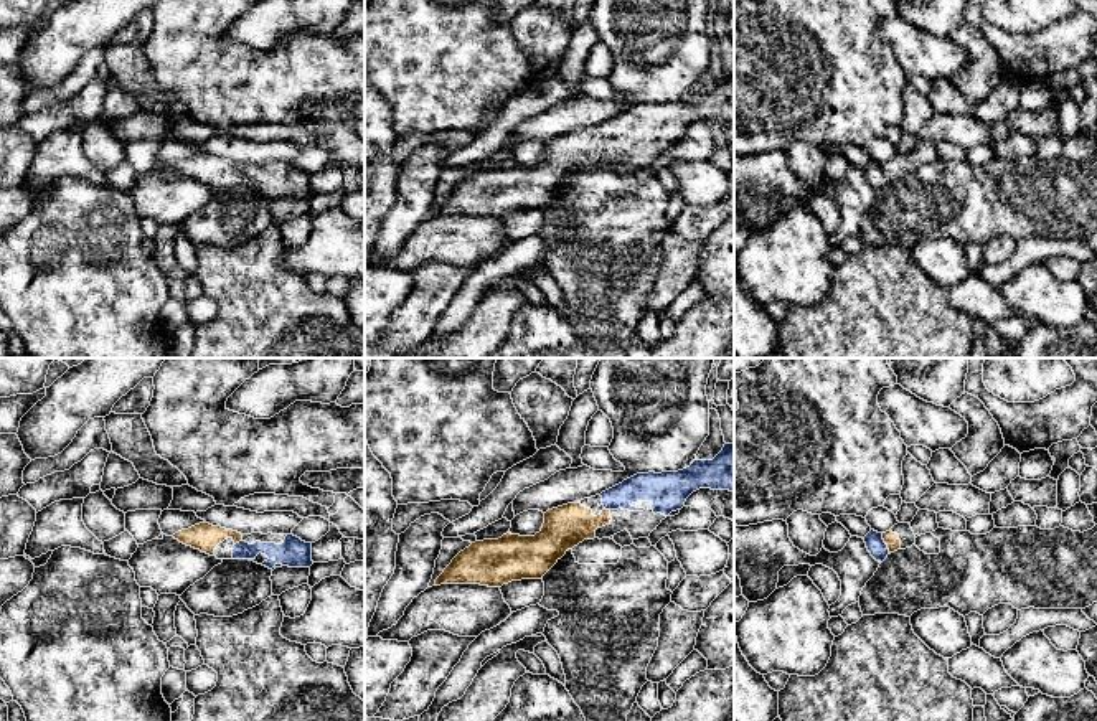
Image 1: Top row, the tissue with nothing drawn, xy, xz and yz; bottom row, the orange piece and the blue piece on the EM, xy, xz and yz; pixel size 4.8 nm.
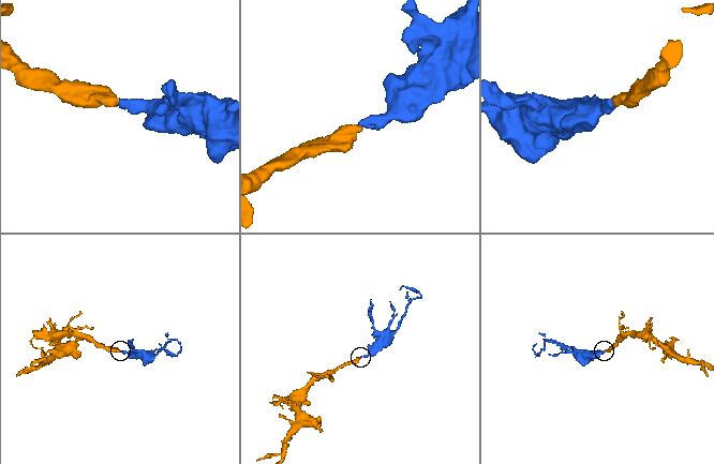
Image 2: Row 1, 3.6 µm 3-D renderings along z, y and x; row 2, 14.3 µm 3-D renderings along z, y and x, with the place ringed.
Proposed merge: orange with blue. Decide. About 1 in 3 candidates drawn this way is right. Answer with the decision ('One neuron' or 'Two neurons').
One neuron

